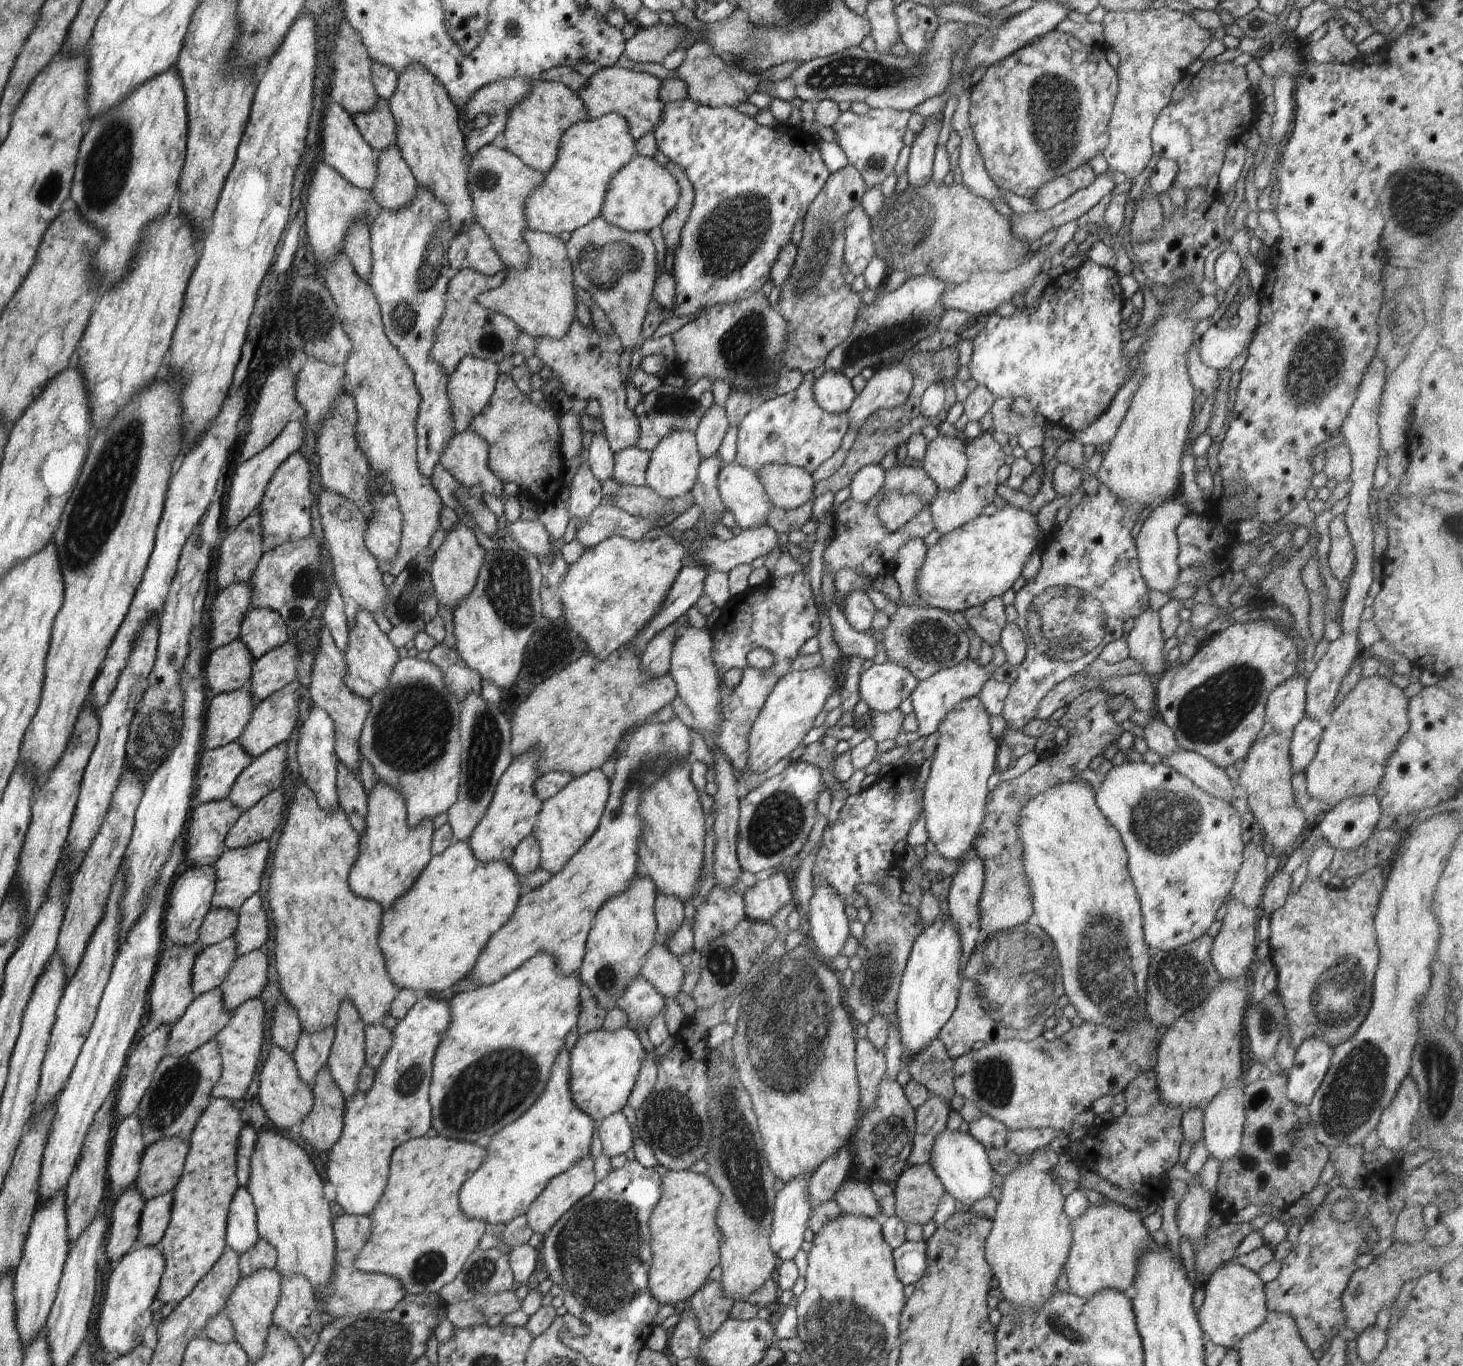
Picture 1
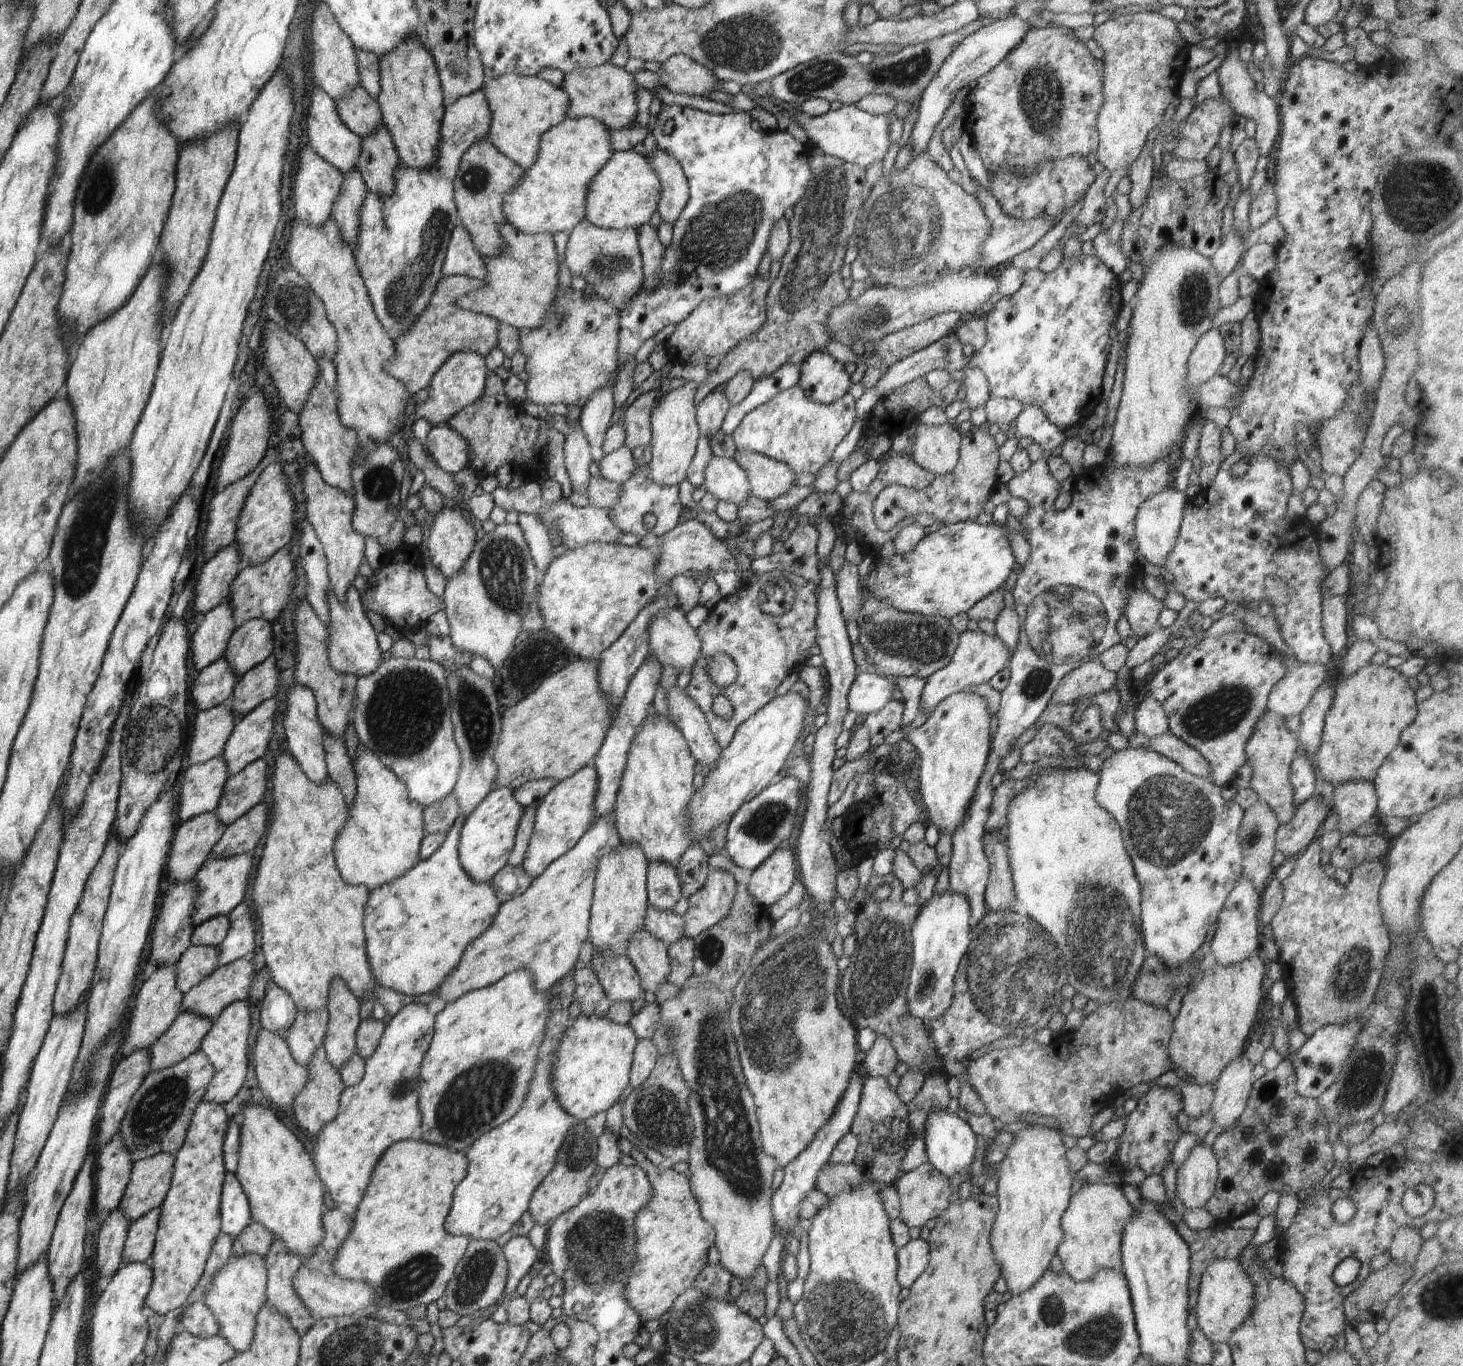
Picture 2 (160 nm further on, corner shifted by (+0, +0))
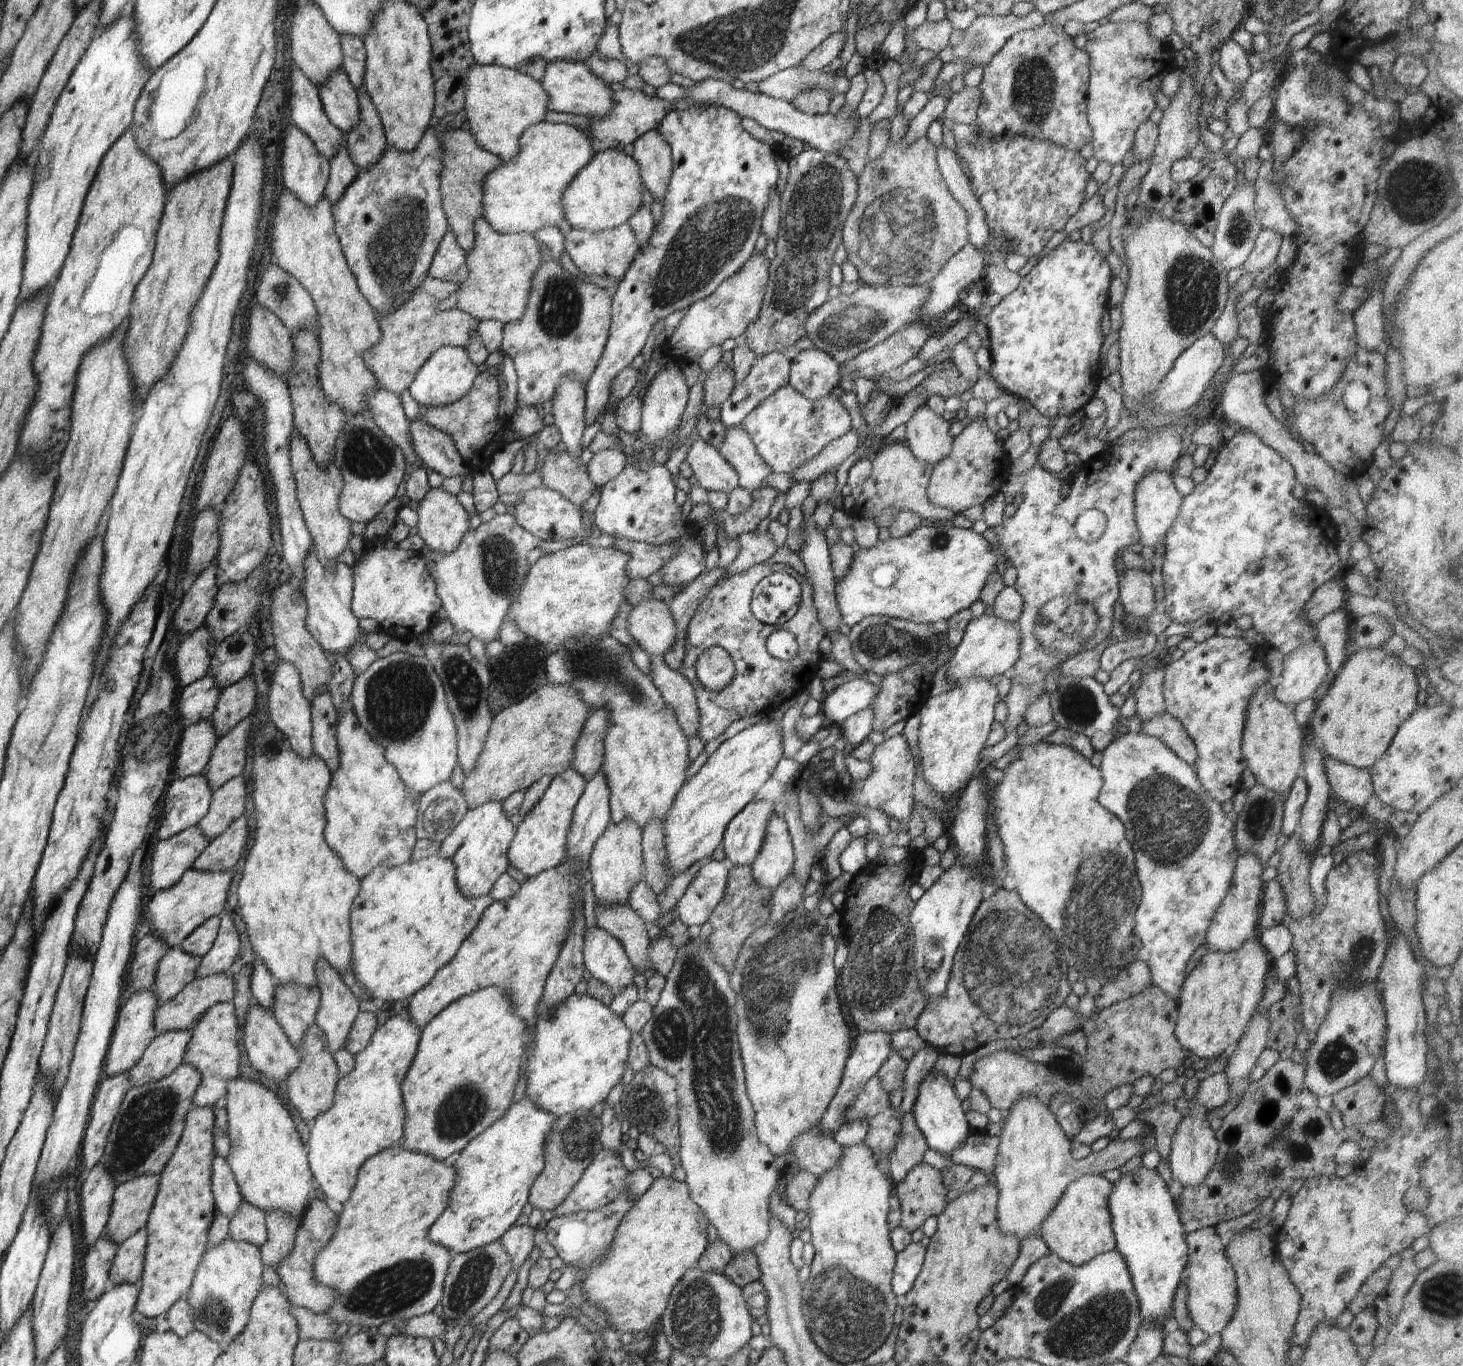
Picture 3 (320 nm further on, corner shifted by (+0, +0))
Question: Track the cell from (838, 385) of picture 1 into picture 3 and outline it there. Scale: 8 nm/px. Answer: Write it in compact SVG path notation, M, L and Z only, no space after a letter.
M816 347L803 350L791 360L789 385L807 399L811 401L818 400L819 398L829 396L830 390L838 386L840 382L840 367L840 364L827 352L818 350Z

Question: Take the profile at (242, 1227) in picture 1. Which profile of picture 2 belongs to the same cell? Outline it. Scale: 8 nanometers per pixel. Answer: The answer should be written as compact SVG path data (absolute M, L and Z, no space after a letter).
M226 1172L221 1188L221 1230L236 1239L252 1220L246 1194L236 1175Z

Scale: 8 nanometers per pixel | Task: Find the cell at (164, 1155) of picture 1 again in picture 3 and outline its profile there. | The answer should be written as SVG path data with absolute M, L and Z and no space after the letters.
M142 1175L118 1184L113 1192L110 1218L104 1238L117 1245L128 1240L147 1223L159 1185L159 1175Z

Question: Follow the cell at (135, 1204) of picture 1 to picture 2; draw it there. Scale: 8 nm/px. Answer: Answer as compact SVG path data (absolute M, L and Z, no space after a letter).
M119 1209L112 1211L102 1222L96 1242L96 1270L100 1276L108 1278L121 1268L129 1224Z

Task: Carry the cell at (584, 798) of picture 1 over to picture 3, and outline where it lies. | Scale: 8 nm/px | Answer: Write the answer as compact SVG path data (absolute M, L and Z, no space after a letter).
M570 768L553 776L548 790L532 807L532 810L516 826L516 832L507 852L507 859L524 876L533 877L538 873L556 868L565 855L568 827L579 798L585 789L585 780L578 771Z

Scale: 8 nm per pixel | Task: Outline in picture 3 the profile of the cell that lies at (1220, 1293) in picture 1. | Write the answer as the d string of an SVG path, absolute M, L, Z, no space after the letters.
M1214 1227L1185 1235L1188 1247L1187 1263L1184 1276L1187 1290L1187 1309L1194 1324L1206 1332L1208 1336L1221 1334L1231 1321L1237 1305L1237 1274L1226 1258L1225 1247L1222 1245Z

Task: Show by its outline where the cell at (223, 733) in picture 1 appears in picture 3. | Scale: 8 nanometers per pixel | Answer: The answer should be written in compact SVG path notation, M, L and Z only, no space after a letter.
M210 720L184 726L177 748L176 762L173 762L173 772L177 778L202 775L217 740Z

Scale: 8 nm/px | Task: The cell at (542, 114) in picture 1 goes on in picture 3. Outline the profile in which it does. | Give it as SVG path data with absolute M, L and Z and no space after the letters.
M474 63L466 77L462 116L465 128L479 147L498 155L502 161L511 161L518 154L519 136L524 130L544 121L549 96L544 87L516 68Z

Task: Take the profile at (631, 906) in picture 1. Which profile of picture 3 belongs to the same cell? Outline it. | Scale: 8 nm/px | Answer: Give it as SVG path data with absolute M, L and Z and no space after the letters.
M632 819L610 823L594 843L589 856L589 870L595 898L601 905L628 903L629 890L643 880L645 872L643 848L643 830Z

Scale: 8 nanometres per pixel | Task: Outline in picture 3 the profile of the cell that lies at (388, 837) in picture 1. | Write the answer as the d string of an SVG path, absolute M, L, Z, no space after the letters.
M344 702L337 711L336 738L339 748L338 768L331 772L331 784L324 795L326 824L323 830L325 841L344 863L350 874L362 880L377 866L400 866L411 860L417 841L416 817L421 794L411 793L400 778L396 767L385 759L384 747L380 746L358 722L350 702Z

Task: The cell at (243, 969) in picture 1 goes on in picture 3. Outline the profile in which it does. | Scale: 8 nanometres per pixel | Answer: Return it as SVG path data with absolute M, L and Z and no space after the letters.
M220 973L203 979L195 979L187 984L172 1000L160 1005L155 1010L153 1026L158 1035L168 1031L192 1031L204 1011L218 1003L230 1003L233 998L234 981L232 977Z

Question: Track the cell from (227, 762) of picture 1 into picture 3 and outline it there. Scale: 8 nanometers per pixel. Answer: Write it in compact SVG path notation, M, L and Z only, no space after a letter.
M203 774L169 783L164 795L162 820L156 834L159 840L169 839L187 828L196 827L206 816L212 795Z

